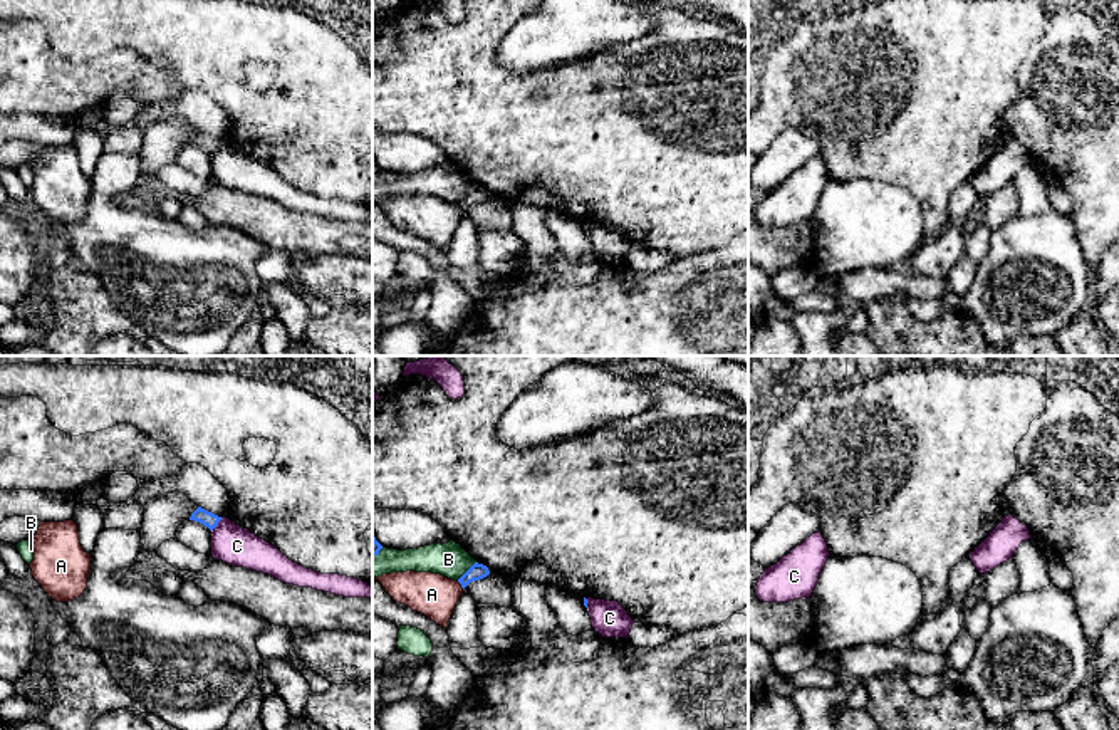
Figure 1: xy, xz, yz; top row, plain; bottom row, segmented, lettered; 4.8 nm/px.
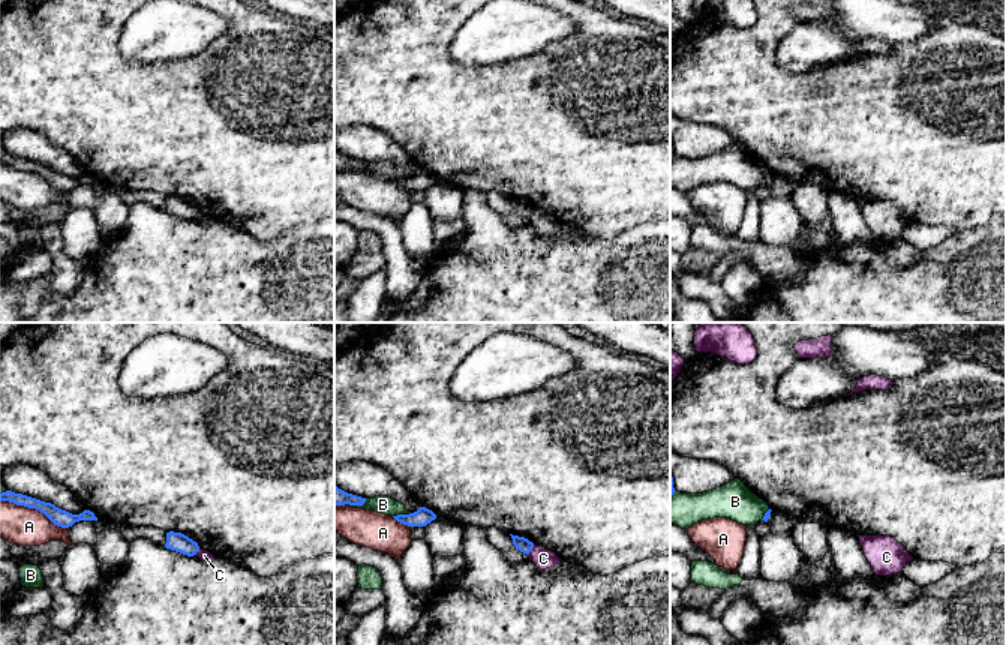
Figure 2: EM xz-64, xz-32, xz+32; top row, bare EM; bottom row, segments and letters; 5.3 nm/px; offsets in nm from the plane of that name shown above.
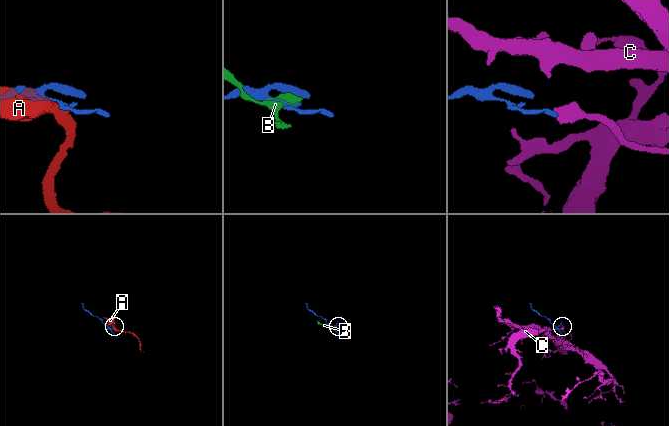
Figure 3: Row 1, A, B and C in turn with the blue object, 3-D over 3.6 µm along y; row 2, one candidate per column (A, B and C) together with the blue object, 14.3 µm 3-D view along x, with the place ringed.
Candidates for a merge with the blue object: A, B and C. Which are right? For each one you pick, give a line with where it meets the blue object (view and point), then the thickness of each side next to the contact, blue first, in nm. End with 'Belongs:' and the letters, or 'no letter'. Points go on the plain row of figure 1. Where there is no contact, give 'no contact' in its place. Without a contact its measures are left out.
Belongs: no letter

